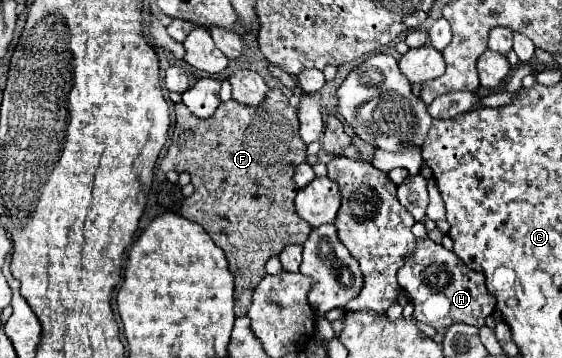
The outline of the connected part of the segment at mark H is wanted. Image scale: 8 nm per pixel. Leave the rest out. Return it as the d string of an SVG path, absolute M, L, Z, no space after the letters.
M430 238L416 240L414 254L398 270L398 284L414 304L414 318L434 328L448 328L456 322L482 328L486 316L492 314L496 306L494 296L486 290L482 272L468 270L468 266L452 250L446 250Z

